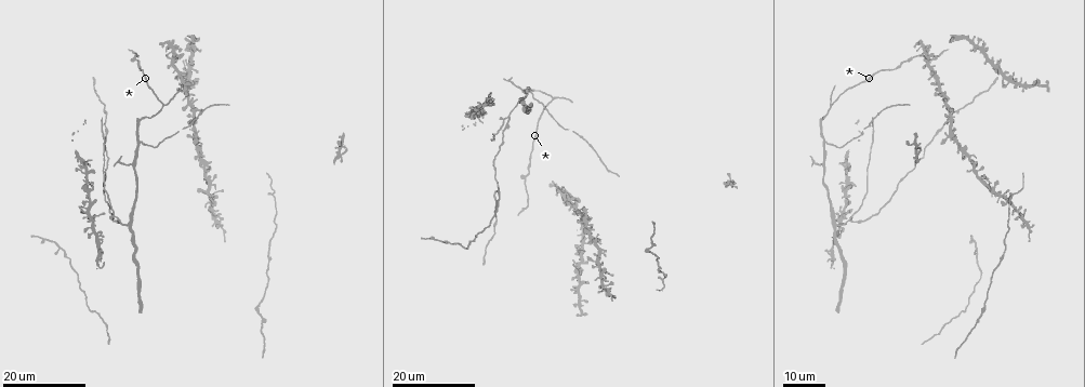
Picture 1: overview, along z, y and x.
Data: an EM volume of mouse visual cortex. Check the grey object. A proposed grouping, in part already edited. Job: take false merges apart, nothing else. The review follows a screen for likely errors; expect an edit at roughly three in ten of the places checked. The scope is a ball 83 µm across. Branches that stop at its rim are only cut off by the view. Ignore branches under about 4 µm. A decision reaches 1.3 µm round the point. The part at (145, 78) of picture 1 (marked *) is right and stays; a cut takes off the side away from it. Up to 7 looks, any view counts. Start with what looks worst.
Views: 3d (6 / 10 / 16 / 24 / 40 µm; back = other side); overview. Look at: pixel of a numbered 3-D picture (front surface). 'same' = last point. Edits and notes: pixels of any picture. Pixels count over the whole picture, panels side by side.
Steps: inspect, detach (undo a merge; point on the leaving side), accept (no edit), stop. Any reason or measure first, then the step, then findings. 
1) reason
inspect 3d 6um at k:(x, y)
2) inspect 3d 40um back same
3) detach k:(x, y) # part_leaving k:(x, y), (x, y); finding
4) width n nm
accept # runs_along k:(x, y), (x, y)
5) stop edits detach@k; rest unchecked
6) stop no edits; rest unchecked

small branch off a trunk
inspect 3d 24um at 1:(1011, 195)

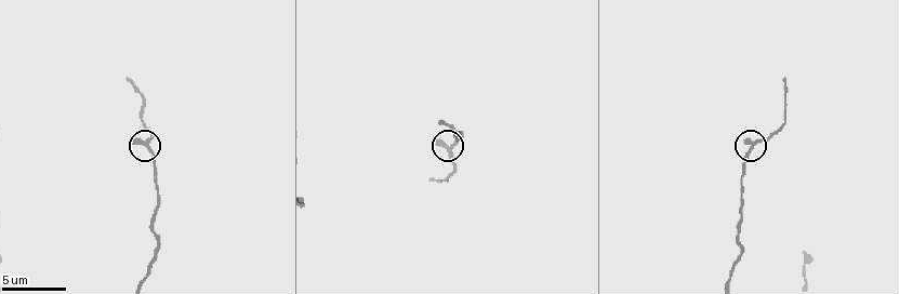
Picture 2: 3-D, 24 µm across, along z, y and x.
inspect 3d 6um at 2:(450, 146)

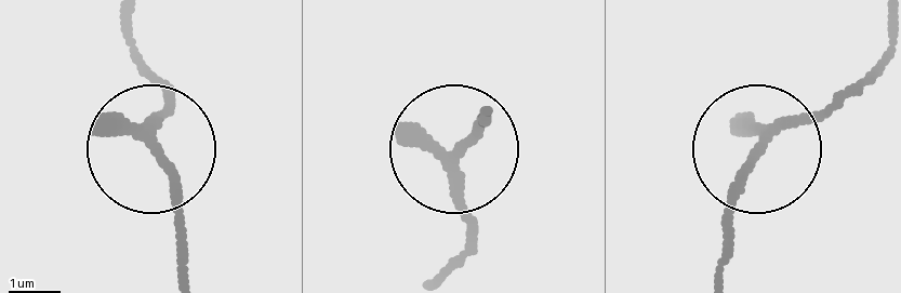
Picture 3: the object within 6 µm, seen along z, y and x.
arms 3
accept # continuous, no second cell

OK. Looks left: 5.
three arms meet
inspect 3d 24um at 1:(118, 221)

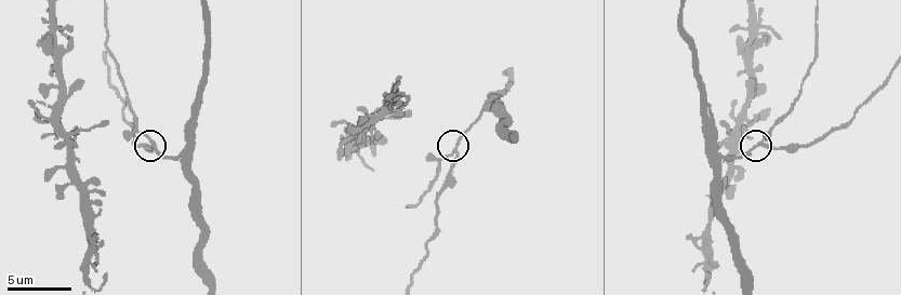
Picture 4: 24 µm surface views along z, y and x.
closer look
inspect 3d 6um at 4:(456, 153)

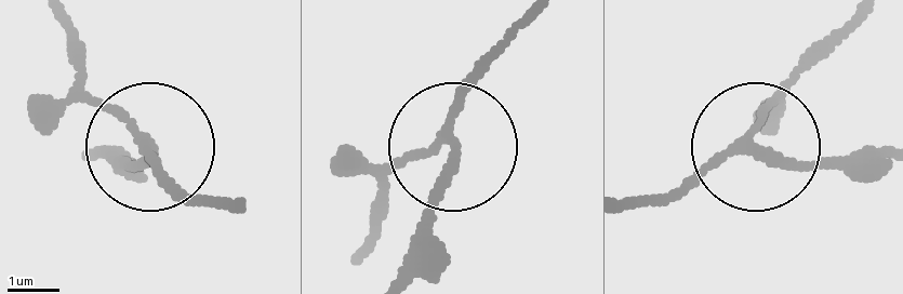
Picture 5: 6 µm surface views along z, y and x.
width 170 nm
accept # runs_along 5:(536, 14), (451, 131), (395, 169), (373, 203); all the same cell

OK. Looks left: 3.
arms part here
inspect 3d 16um at 1:(823, 165)

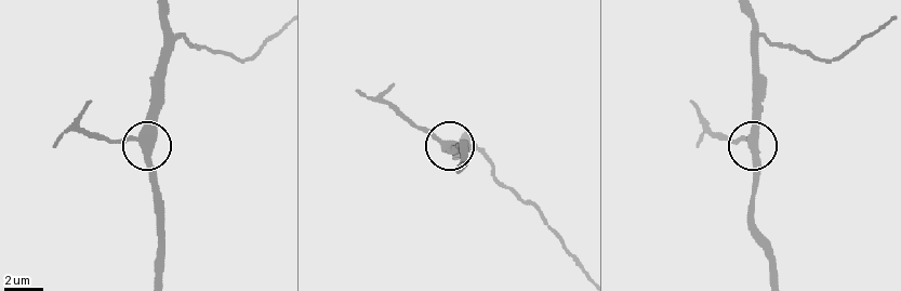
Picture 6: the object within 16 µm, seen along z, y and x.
inspect 3d 10um at 6:(437, 139)

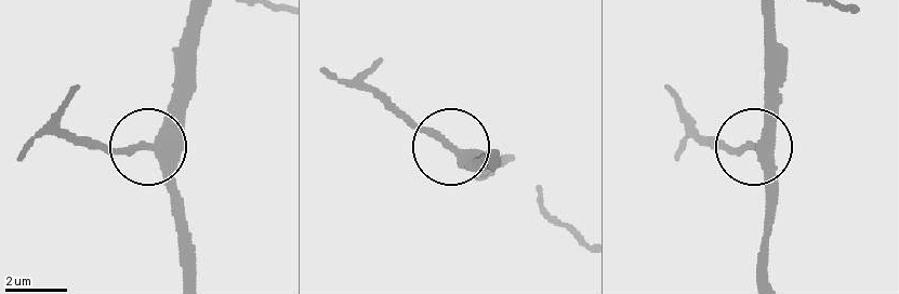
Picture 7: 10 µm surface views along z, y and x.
inspect 3d 10um back at 7:(152, 146)

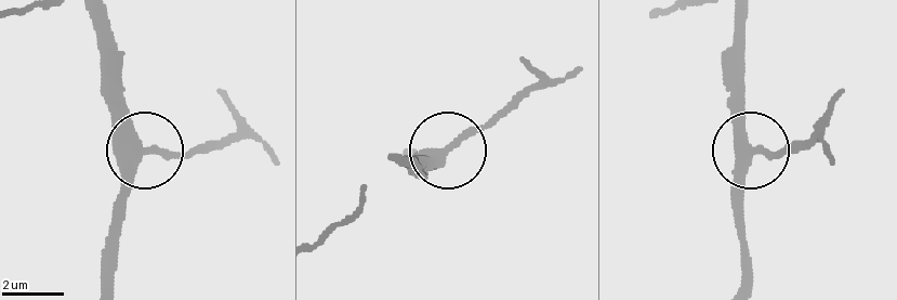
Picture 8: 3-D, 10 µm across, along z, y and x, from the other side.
arms 3
accept # runs_along 8:(100, 18), (100, 89), (115, 119), (154, 151), (213, 151); continuous, no second cell

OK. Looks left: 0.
stop no edits; rest unchecked

